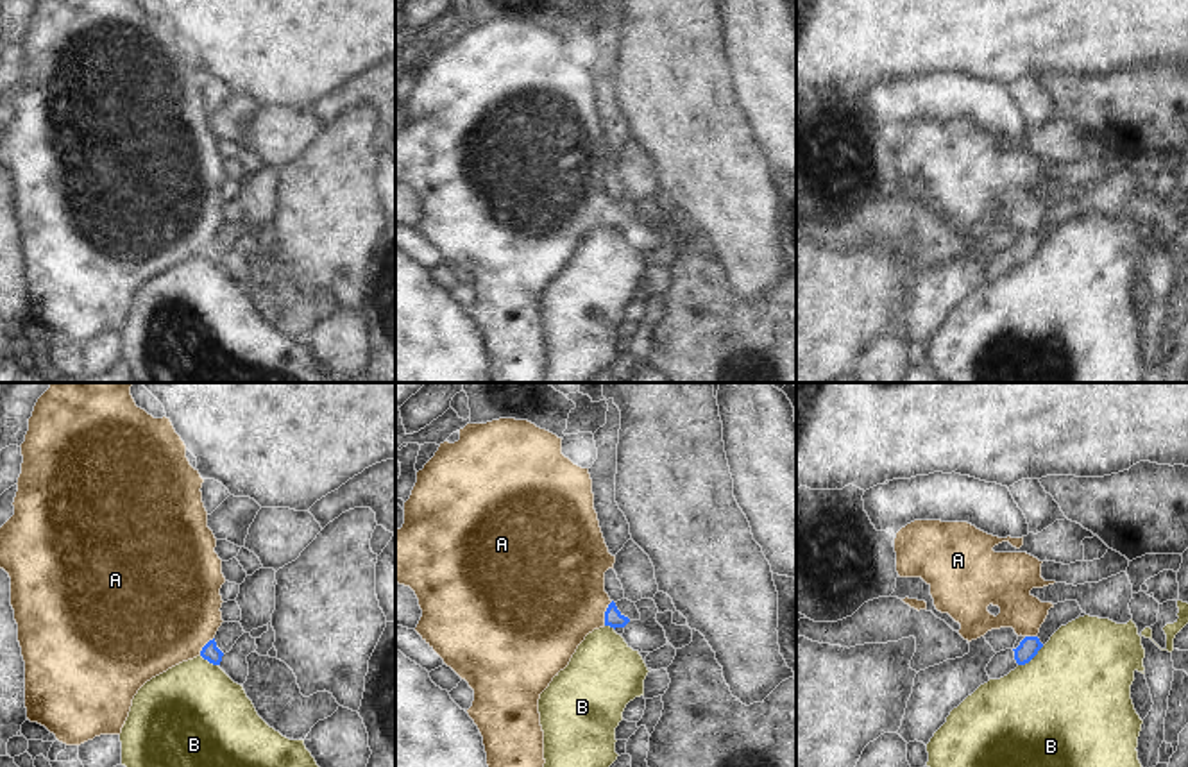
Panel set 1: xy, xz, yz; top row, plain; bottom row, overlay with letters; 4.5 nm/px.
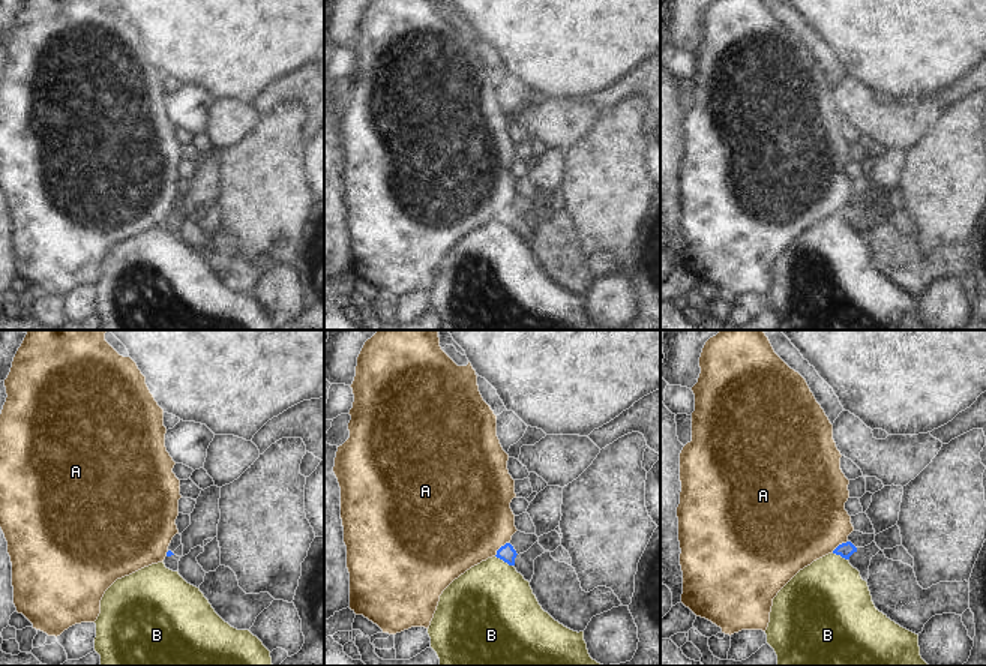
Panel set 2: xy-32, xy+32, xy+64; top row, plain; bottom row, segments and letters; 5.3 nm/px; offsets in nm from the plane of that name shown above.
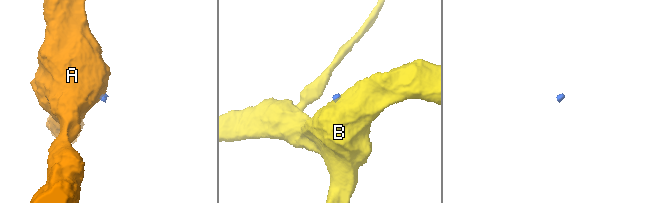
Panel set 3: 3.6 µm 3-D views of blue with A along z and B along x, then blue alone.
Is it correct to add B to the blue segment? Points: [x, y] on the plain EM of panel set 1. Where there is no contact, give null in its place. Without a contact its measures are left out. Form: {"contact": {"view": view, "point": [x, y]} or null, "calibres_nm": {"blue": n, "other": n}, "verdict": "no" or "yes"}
{"contact": {"view": "yz", "point": [1031, 258]}, "calibres_nm": {"blue": 90, "other": 500}, "verdict": "no"}

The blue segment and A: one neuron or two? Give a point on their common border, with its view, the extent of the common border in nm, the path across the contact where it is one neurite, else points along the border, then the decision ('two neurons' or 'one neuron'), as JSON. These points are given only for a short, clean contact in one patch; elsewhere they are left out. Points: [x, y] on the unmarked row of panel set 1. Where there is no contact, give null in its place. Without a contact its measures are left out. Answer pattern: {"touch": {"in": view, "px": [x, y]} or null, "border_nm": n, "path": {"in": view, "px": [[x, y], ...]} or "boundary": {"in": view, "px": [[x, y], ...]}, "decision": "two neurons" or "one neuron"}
{"touch": {"in": "xz", "px": [605, 213]}, "border_nm": 120, "path": {"in": "xz", "px": [[612, 215], [605, 213], [553, 193]]}, "decision": "one neuron"}

